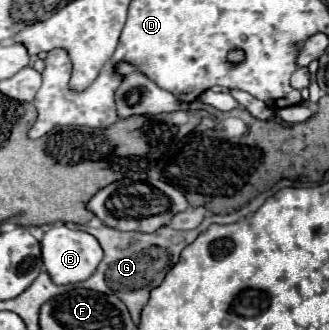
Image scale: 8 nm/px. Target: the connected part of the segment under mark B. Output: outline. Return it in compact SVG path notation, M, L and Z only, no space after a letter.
M67 224L49 226L41 240L41 246L43 246L43 264L55 284L83 282L97 270L97 264L103 260L103 250L99 246L99 240L87 232L67 228Z

